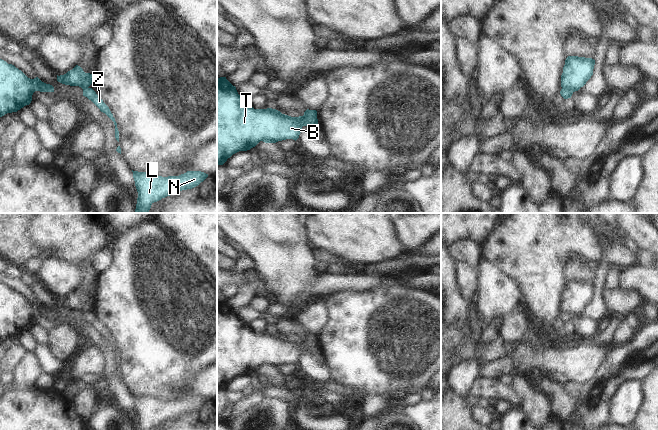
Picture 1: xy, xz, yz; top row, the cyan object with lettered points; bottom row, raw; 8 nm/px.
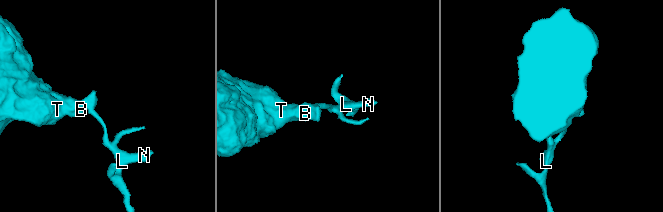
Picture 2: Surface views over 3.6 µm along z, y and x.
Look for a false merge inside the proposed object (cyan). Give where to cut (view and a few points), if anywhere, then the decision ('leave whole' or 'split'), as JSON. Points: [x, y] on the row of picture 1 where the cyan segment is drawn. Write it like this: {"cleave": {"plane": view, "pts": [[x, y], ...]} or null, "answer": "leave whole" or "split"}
{"cleave": {"plane": "yz", "pts": [[562, 87], [566, 87], [572, 92]]}, "answer": "split"}

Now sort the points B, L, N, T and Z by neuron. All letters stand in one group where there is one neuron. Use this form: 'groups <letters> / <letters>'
groups B T / L N Z

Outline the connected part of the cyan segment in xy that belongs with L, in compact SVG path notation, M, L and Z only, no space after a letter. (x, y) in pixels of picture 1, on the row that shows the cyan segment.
M187 171L179 176L168 177L149 172L132 172L138 192L135 213L149 213L154 202L182 190L192 189L208 177L208 174L201 171Z

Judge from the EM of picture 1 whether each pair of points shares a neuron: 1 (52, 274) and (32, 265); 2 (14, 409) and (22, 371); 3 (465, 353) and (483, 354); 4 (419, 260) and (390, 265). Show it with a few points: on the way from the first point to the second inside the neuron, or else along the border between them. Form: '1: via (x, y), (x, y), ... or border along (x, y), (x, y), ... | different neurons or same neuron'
1: border along (42, 261), (33, 275) | different neurons
2: border along (30, 387), (24, 390), (11, 390) | different neurons
3: via (469, 353), (479, 353) | same neuron
4: via (412, 263), (397, 264) | same neuron

